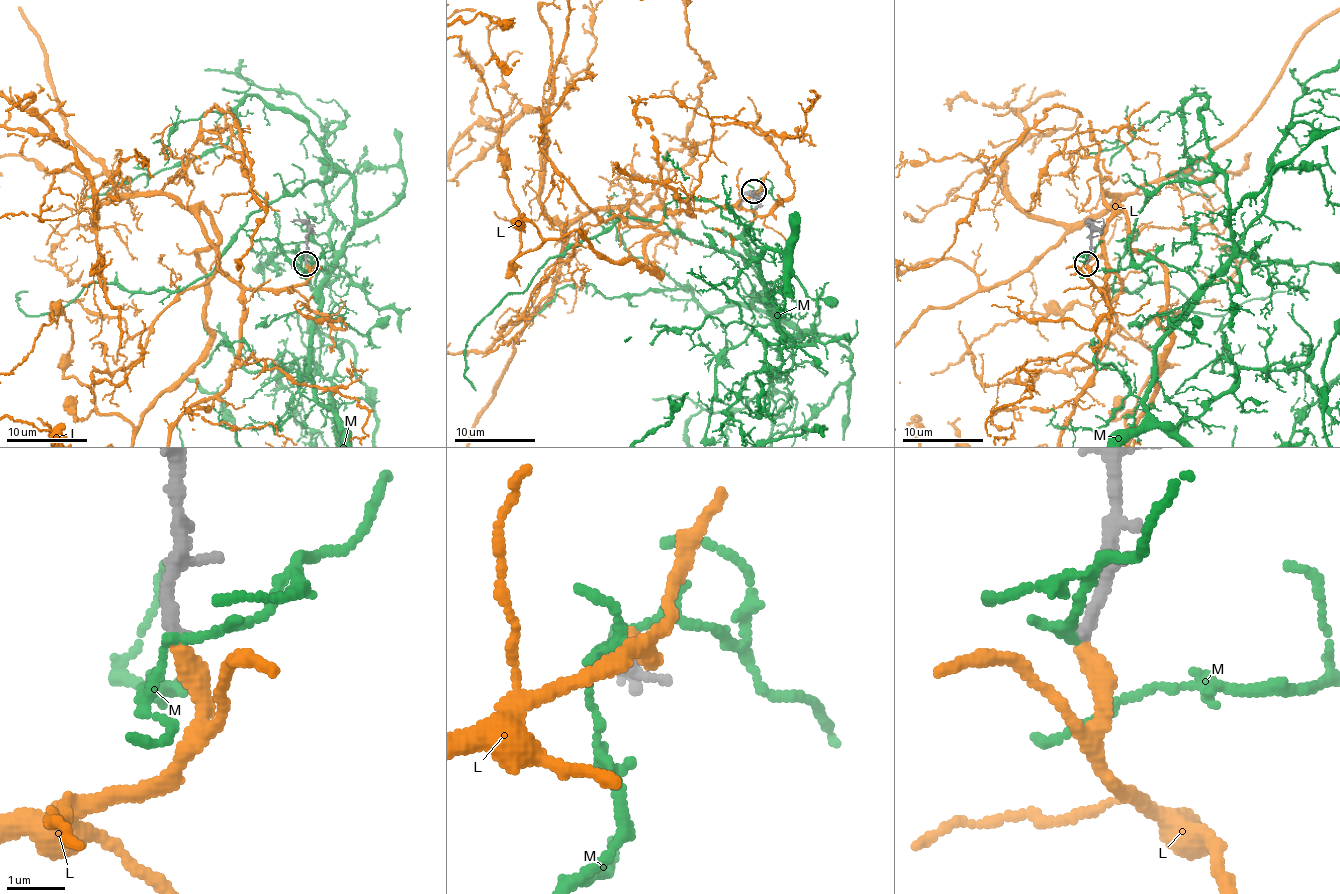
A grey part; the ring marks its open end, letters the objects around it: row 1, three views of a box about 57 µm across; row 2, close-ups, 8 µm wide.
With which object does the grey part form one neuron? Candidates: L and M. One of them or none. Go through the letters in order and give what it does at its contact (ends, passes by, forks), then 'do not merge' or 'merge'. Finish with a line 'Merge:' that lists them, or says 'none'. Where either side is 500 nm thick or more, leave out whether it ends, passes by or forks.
L: it ends | merge
M: it forks | do not merge
Merge: L

